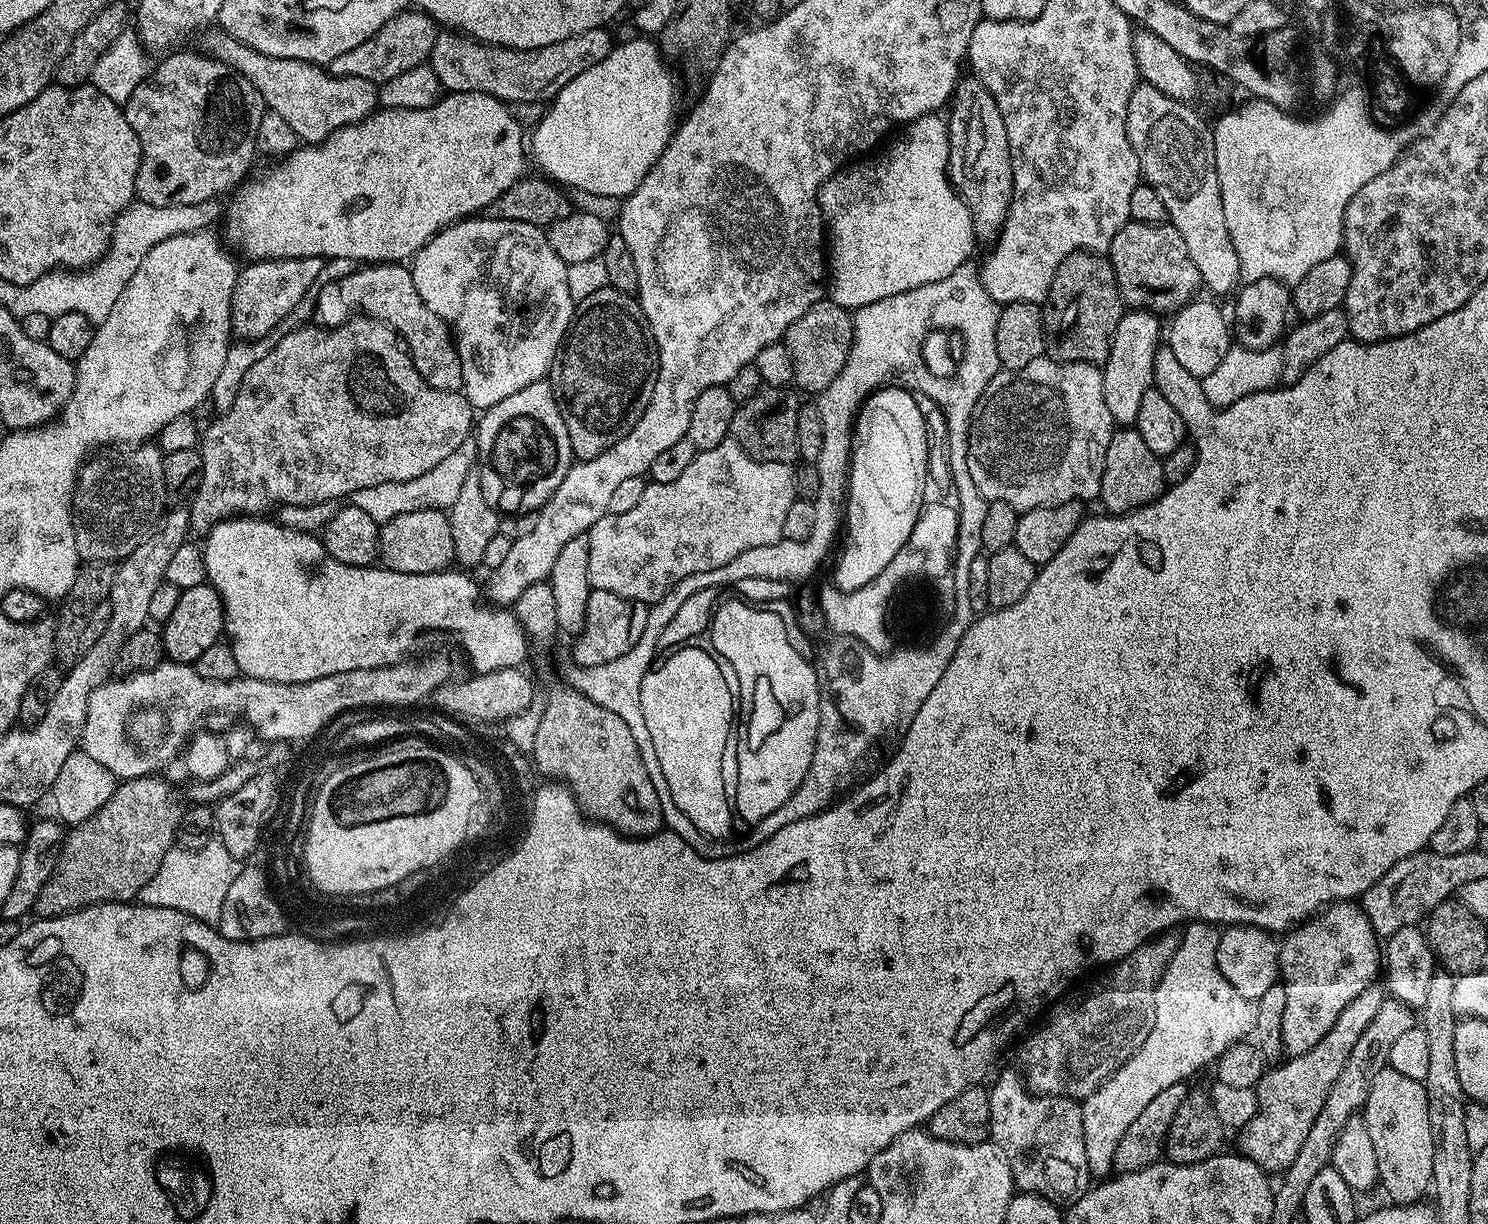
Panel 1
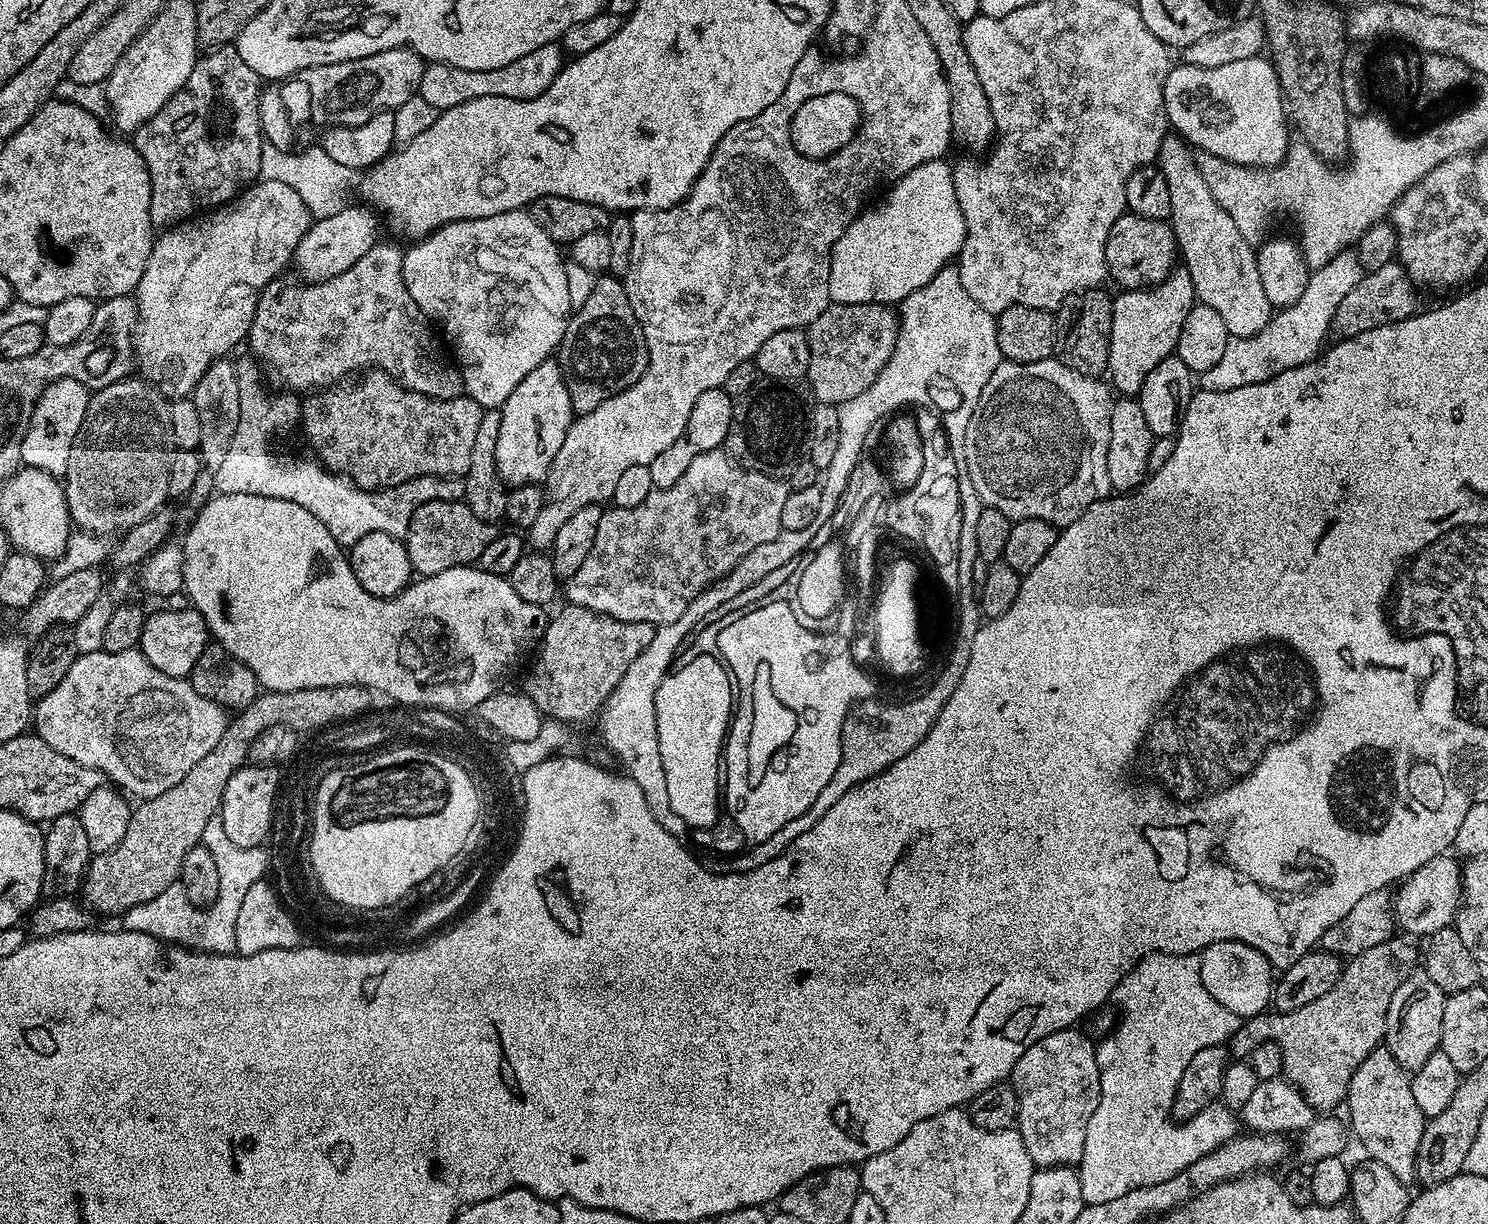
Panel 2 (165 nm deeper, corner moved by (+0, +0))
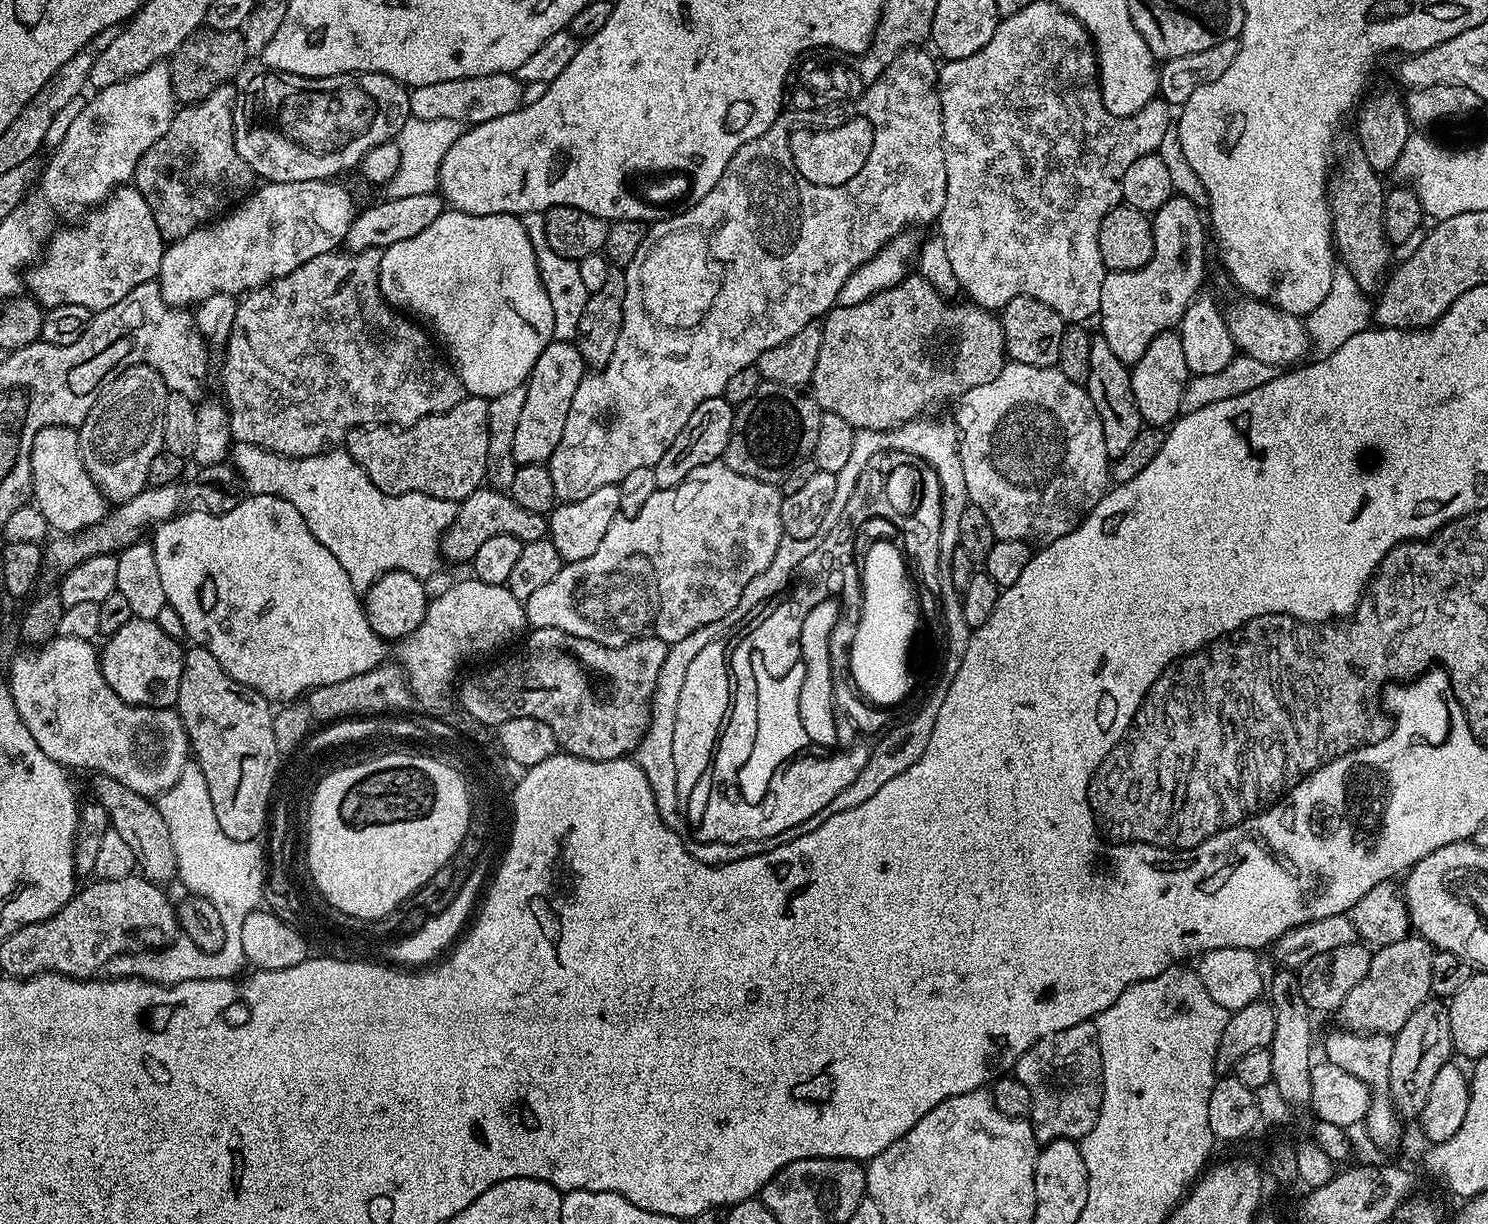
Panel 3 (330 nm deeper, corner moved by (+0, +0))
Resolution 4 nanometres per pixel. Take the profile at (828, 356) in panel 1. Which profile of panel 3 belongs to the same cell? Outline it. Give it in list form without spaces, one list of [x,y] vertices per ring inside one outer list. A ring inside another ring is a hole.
[[[909,274],[894,286],[866,298],[866,302],[858,302],[858,306],[836,306],[823,317],[822,323],[822,350],[818,350],[818,366],[814,366],[814,374],[810,385],[810,395],[816,399],[816,404],[821,410],[830,414],[839,414],[846,418],[852,427],[859,430],[869,428],[879,432],[888,432],[891,428],[902,426],[908,420],[919,420],[932,403],[944,404],[947,400],[955,401],[974,386],[982,386],[986,382],[994,382],[1006,363],[1004,351],[1004,331],[1000,325],[1000,317],[995,311],[980,308],[973,302],[955,304],[952,298],[939,292],[931,282],[919,274]]]

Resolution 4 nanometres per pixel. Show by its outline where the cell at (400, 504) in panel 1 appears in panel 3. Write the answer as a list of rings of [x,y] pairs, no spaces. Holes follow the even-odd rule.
[[[237,443],[231,449],[230,463],[244,480],[244,487],[251,495],[277,496],[290,502],[290,506],[302,514],[302,522],[310,526],[310,534],[314,534],[314,538],[318,538],[318,542],[322,542],[322,546],[326,546],[326,550],[338,558],[342,570],[350,574],[350,582],[361,594],[367,592],[368,587],[387,572],[402,570],[421,578],[429,578],[435,574],[436,567],[442,564],[440,540],[458,514],[460,504],[457,501],[434,498],[421,492],[407,492],[397,496],[386,494],[378,490],[374,482],[370,482],[366,470],[362,470],[362,466],[358,466],[358,462],[354,462],[346,450],[325,450],[316,456],[297,458],[279,456],[277,452],[268,452],[253,444]]]

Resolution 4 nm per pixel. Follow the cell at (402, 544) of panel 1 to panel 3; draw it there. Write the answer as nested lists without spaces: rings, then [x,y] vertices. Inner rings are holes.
[[[487,486],[475,488],[460,504],[452,525],[444,531],[444,537],[440,540],[440,555],[445,561],[471,562],[482,545],[498,534],[510,534],[524,544],[538,542],[548,536],[548,516],[534,514],[534,510],[518,506],[507,491]]]

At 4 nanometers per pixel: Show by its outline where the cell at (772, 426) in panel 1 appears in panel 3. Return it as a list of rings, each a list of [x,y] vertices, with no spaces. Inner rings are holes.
[[[761,382],[735,409],[722,462],[746,478],[779,485],[794,466],[811,457],[818,438],[821,408],[807,391]]]

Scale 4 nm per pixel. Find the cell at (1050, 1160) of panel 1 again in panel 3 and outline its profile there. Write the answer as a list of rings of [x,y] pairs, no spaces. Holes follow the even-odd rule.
[[[1084,1020],[1078,1026],[1070,1026],[1070,1030],[1058,1030],[1039,1040],[1031,1050],[1022,1054],[1014,1075],[1026,1090],[1030,1090],[1030,1123],[1041,1145],[1052,1140],[1079,1142],[1094,1130],[1104,1097],[1104,1063],[1092,1020]]]

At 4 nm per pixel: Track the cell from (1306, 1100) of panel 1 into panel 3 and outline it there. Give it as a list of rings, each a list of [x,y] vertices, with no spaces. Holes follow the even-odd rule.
[[[1409,934],[1402,941],[1391,943],[1390,946],[1376,948],[1373,951],[1366,977],[1362,978],[1361,982],[1358,982],[1358,985],[1350,990],[1336,1013],[1337,1019],[1340,1019],[1341,1022],[1339,1025],[1345,1031],[1357,1034],[1386,1033],[1394,1036],[1406,1024],[1407,1018],[1410,1018],[1421,1002],[1429,999],[1431,995],[1432,962],[1435,953],[1435,949],[1428,940],[1415,934]]]

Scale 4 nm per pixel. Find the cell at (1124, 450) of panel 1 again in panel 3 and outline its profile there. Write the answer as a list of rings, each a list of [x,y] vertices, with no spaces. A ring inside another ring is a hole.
[[[1096,334],[1090,342],[1090,374],[1086,385],[1090,398],[1098,410],[1098,418],[1102,422],[1102,438],[1106,438],[1106,454],[1115,458],[1125,452],[1138,438],[1140,429],[1145,427],[1144,420],[1140,417],[1138,402],[1134,402],[1132,389],[1132,373],[1129,365],[1124,364],[1110,350],[1110,342]]]

